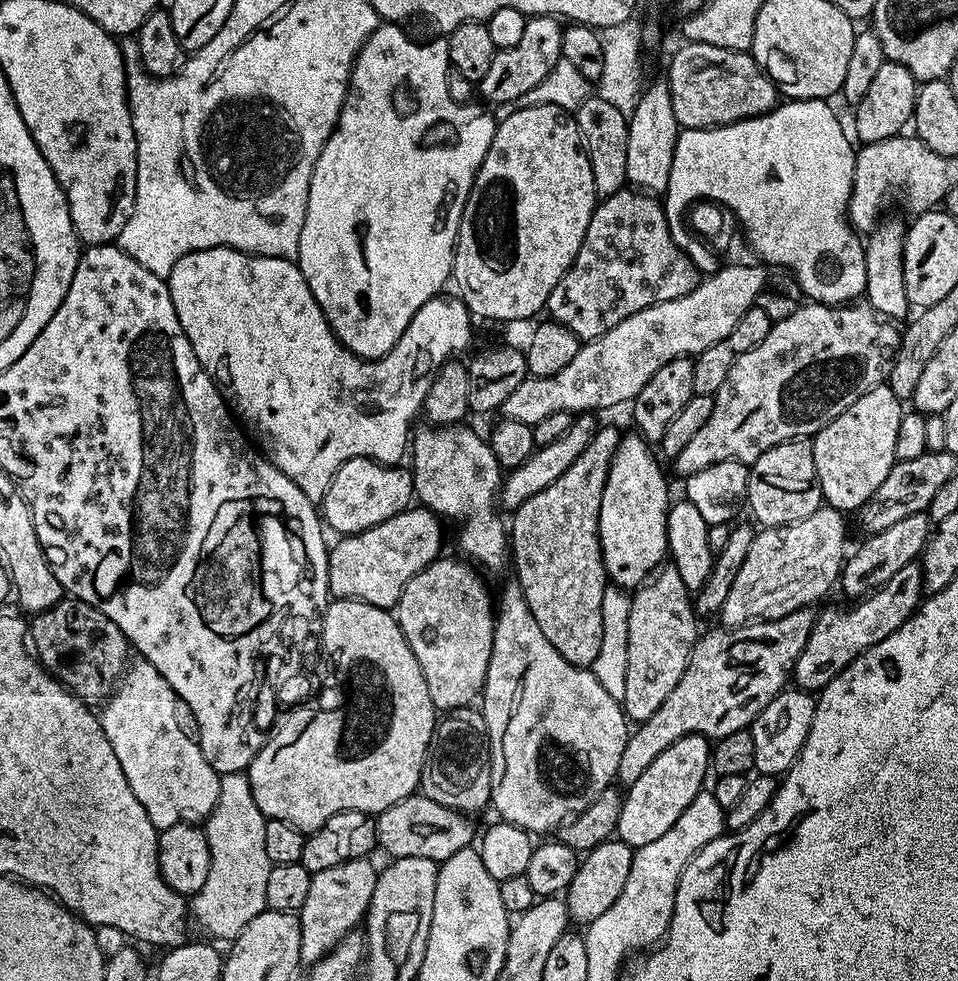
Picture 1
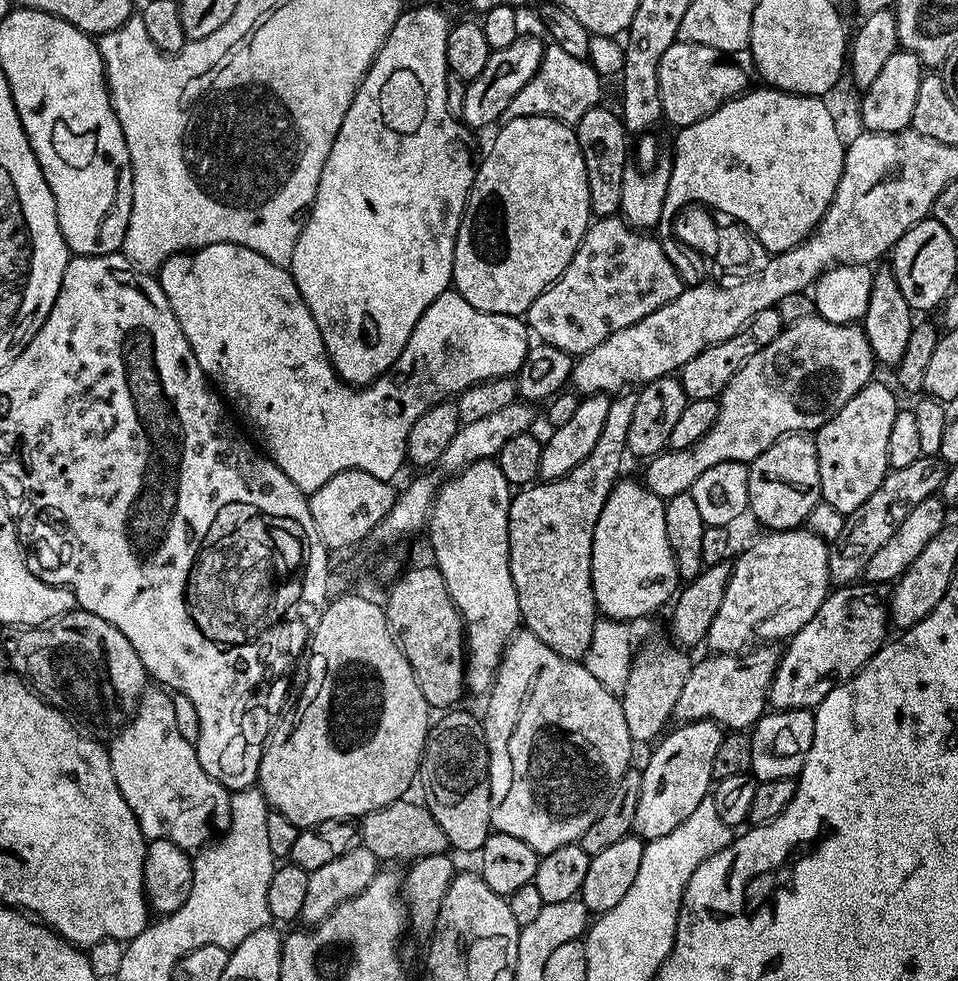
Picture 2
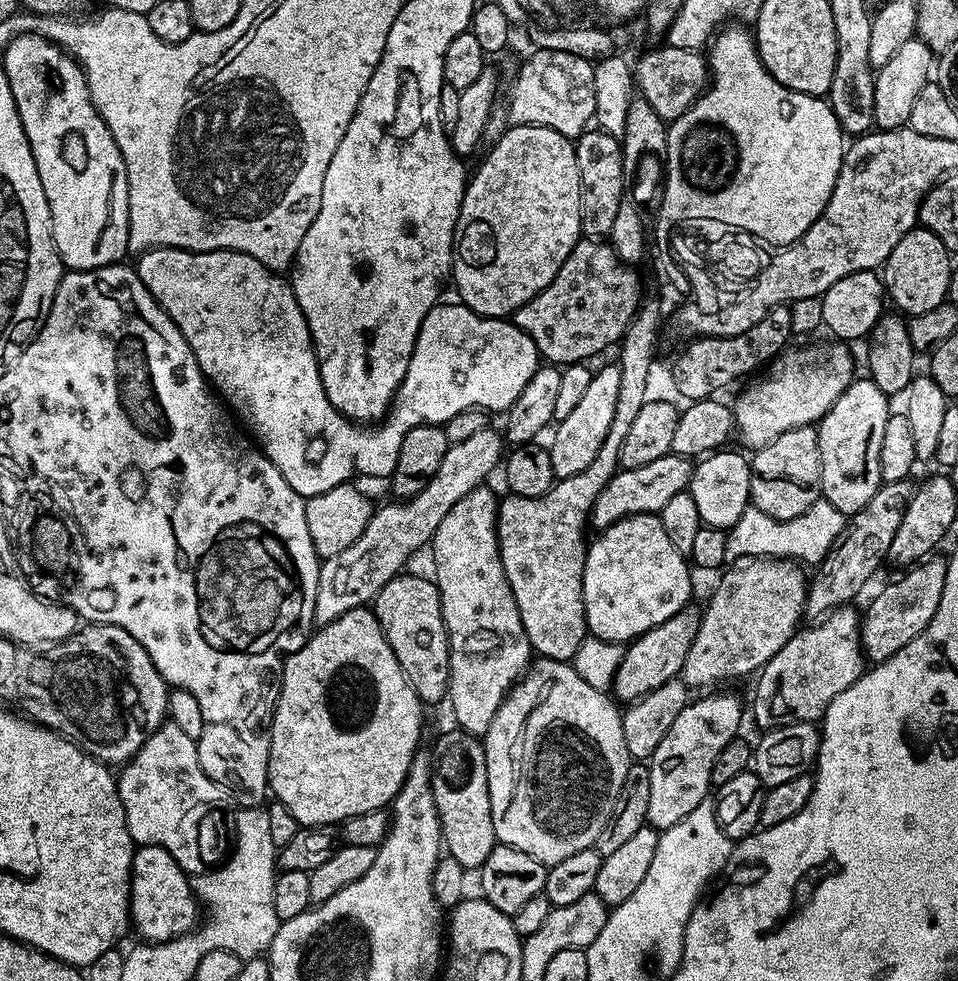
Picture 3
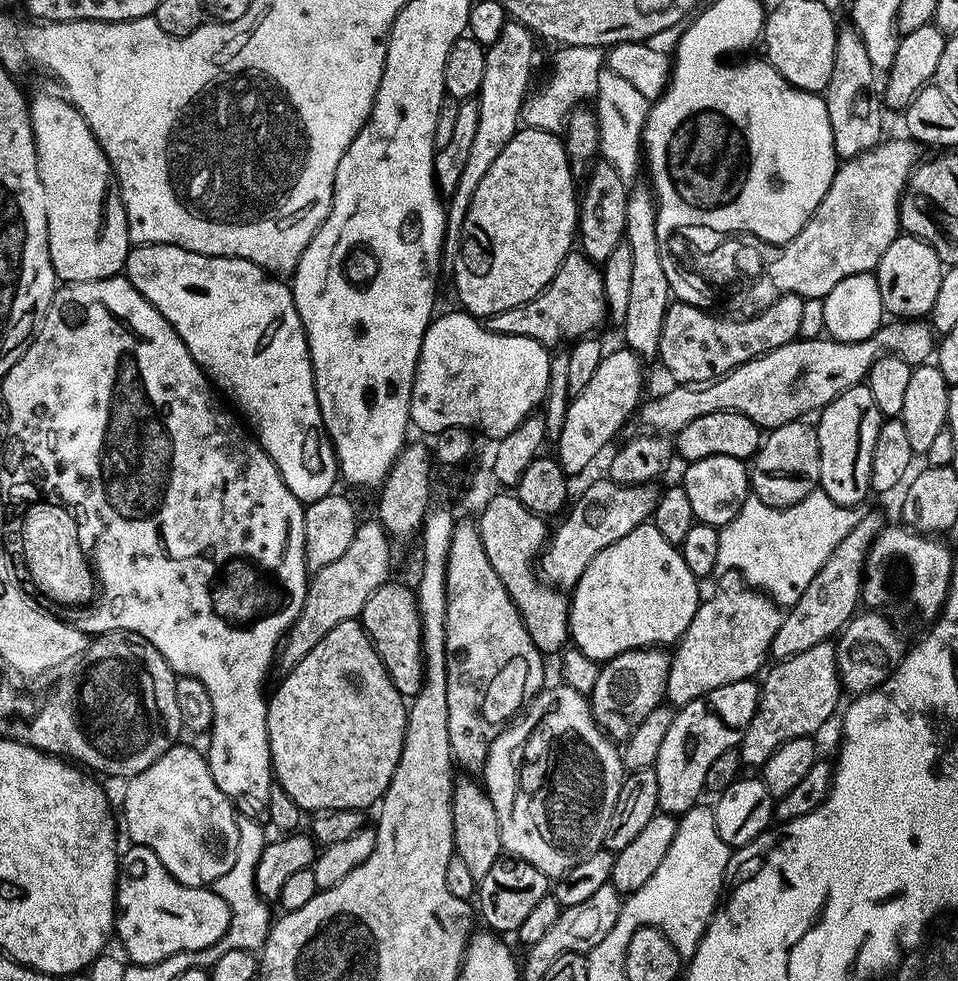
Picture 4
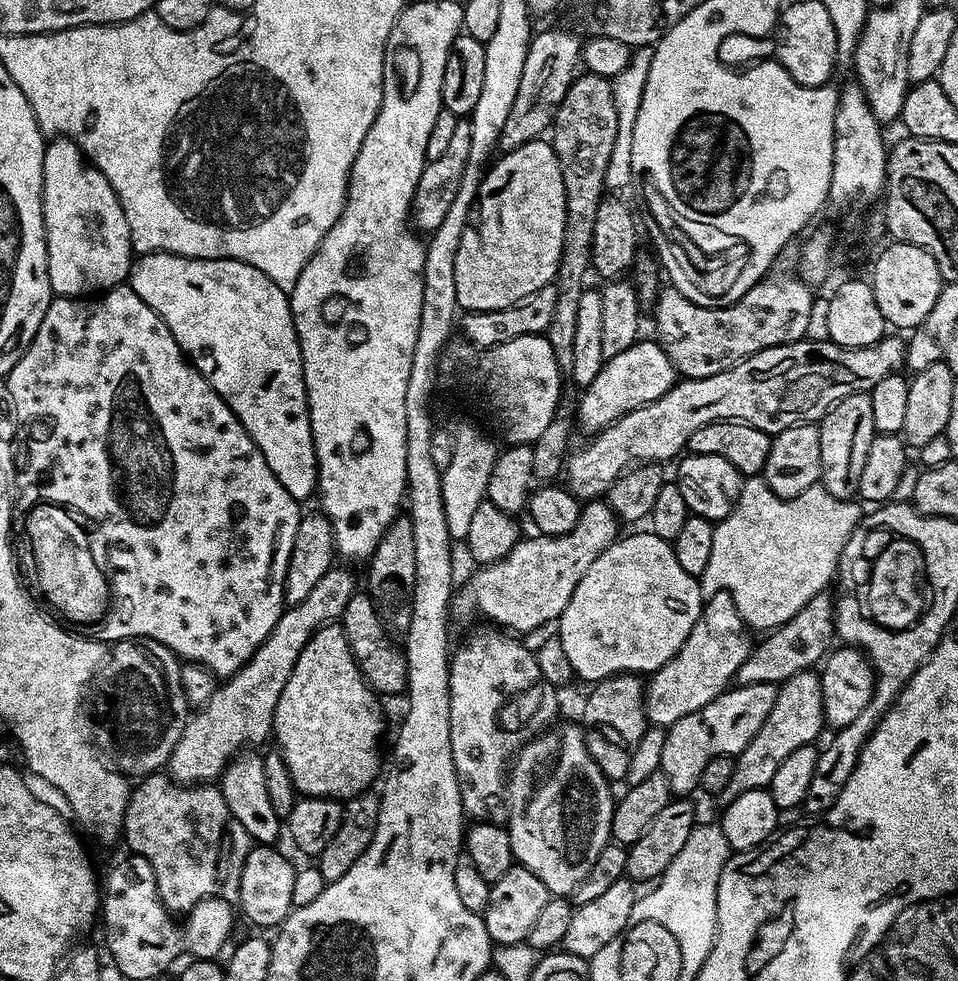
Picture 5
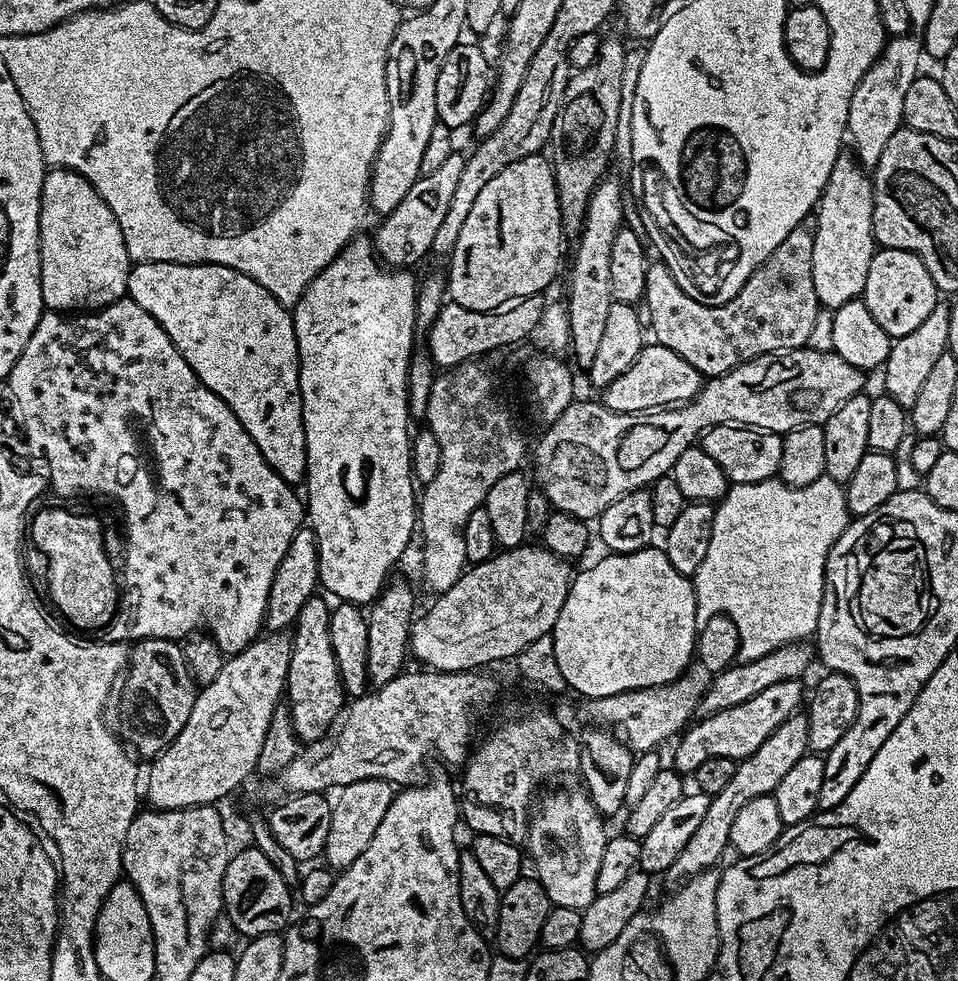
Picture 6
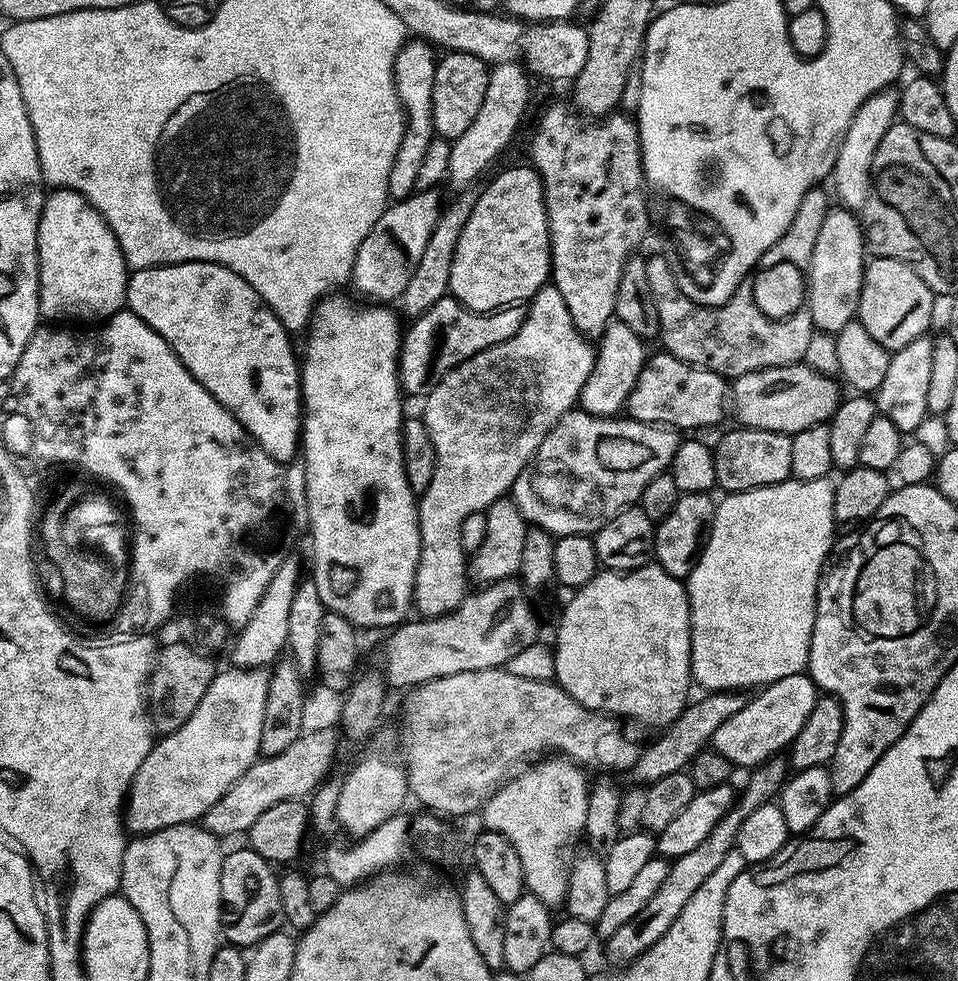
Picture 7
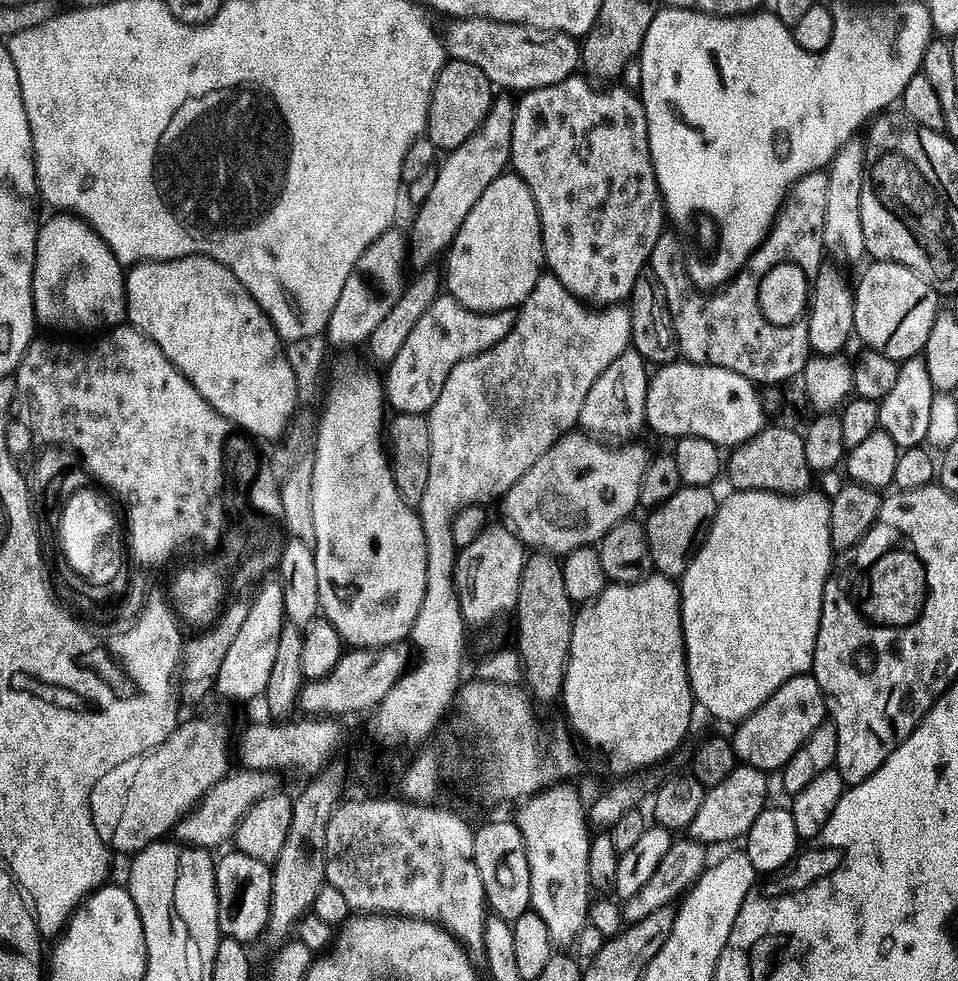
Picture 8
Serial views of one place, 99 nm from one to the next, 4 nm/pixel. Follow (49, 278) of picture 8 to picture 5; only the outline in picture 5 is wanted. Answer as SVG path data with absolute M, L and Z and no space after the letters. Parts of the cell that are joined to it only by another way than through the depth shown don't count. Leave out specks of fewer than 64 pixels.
M56 138L44 150L44 237L48 247L48 273L53 293L60 298L88 298L93 294L103 294L110 288L119 288L129 279L134 263L134 253L130 242L130 226L126 226L126 214L106 177L89 162L70 138Z

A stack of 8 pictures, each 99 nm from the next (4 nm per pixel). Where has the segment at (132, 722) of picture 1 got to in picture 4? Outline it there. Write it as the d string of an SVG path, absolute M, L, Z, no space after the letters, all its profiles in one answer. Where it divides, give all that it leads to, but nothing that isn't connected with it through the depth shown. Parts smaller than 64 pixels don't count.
M178 742L166 750L154 766L140 768L129 780L132 781L124 788L124 820L122 816L122 828L128 831L129 841L154 850L154 854L158 854L158 862L162 862L162 866L166 866L166 870L170 870L172 877L182 886L206 888L215 885L226 868L225 861L220 861L220 851L224 848L220 835L223 832L235 833L237 813L226 794L218 790L205 753Z

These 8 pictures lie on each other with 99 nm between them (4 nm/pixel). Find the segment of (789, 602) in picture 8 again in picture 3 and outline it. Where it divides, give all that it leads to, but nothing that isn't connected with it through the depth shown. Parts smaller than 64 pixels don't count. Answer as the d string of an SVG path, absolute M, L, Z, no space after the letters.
M823 498L814 502L806 514L789 520L775 520L770 514L749 506L738 518L738 522L728 532L728 550L733 557L766 556L769 558L787 558L793 562L813 560L819 562L831 550L833 544L844 535L846 518L830 502Z

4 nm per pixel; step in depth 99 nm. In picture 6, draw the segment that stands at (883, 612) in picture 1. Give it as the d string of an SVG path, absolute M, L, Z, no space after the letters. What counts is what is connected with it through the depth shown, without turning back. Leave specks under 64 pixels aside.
M799 711L790 718L786 718L786 722L782 722L782 726L778 726L778 730L774 730L774 734L770 734L770 738L766 738L766 742L762 742L762 746L758 746L754 754L739 761L734 770L734 778L730 778L730 783L723 788L721 793L709 799L706 818L702 818L702 823L698 826L698 830L694 830L690 842L686 842L682 854L678 854L676 861L667 870L666 879L676 884L672 886L683 885L698 873L715 869L724 848L729 847L730 826L734 822L734 817L738 815L738 810L742 810L742 806L746 806L746 802L754 798L773 795L778 782L782 782L782 777L807 752L808 718L803 711Z

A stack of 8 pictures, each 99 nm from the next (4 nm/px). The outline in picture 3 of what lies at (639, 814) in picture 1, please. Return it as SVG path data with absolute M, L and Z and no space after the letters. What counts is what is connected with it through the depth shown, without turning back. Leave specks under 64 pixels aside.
M708 696L705 700L693 699L674 718L674 726L666 730L666 738L658 742L658 750L654 750L652 759L648 764L650 770L650 810L648 811L647 823L657 830L663 830L682 822L694 806L709 799L711 782L711 767L714 766L718 754L722 753L723 747L738 736L740 728L740 700L736 696Z

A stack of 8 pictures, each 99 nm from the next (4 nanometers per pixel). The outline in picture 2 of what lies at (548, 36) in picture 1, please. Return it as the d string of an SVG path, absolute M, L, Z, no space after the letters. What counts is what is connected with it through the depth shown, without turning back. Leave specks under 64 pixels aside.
M522 34L510 42L510 46L495 49L482 69L482 74L467 81L466 102L462 102L462 120L469 129L488 128L501 119L510 100L537 74L546 47L545 41L541 40L536 36Z

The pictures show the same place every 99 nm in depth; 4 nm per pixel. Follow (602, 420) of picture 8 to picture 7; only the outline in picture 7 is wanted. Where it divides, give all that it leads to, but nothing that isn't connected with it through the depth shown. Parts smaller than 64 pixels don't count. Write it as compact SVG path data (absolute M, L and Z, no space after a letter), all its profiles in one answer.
M619 322L609 324L604 335L599 337L596 348L594 370L590 370L590 378L586 378L586 386L582 386L579 407L591 416L619 417L625 411L630 390L634 390L634 382L638 382L638 374L642 374L646 359L645 341L640 339L630 326Z

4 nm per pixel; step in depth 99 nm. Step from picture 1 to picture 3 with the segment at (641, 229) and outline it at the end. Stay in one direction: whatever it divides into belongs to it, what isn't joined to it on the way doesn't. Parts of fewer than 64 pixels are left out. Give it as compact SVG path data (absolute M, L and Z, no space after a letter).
M581 238L570 250L562 270L554 274L550 286L546 286L530 302L526 302L514 314L514 322L534 342L537 353L547 363L563 366L583 364L591 361L591 356L604 352L608 347L619 345L624 338L626 326L630 326L632 315L642 303L640 296L640 276L631 264L619 260L611 243L597 242L592 238Z

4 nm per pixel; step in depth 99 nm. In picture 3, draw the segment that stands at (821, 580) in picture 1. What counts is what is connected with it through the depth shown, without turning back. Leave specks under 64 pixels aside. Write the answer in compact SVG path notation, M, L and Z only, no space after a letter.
M741 556L723 569L724 577L717 582L708 605L703 605L694 646L686 654L682 679L689 689L735 676L751 677L786 646L808 602L808 580L800 568L799 563L787 558Z

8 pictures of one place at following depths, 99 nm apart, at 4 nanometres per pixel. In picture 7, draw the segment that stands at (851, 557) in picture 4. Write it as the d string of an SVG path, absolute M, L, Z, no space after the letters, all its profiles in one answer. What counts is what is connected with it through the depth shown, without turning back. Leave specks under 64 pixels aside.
M740 690L708 692L701 700L693 699L688 707L682 710L680 717L657 735L660 737L653 744L645 743L641 747L638 762L634 762L630 770L630 776L636 779L633 781L637 785L647 786L655 780L661 780L666 774L685 771L694 757L711 745L714 730L718 730L718 726L722 726L726 718L742 710L745 699L745 693Z

